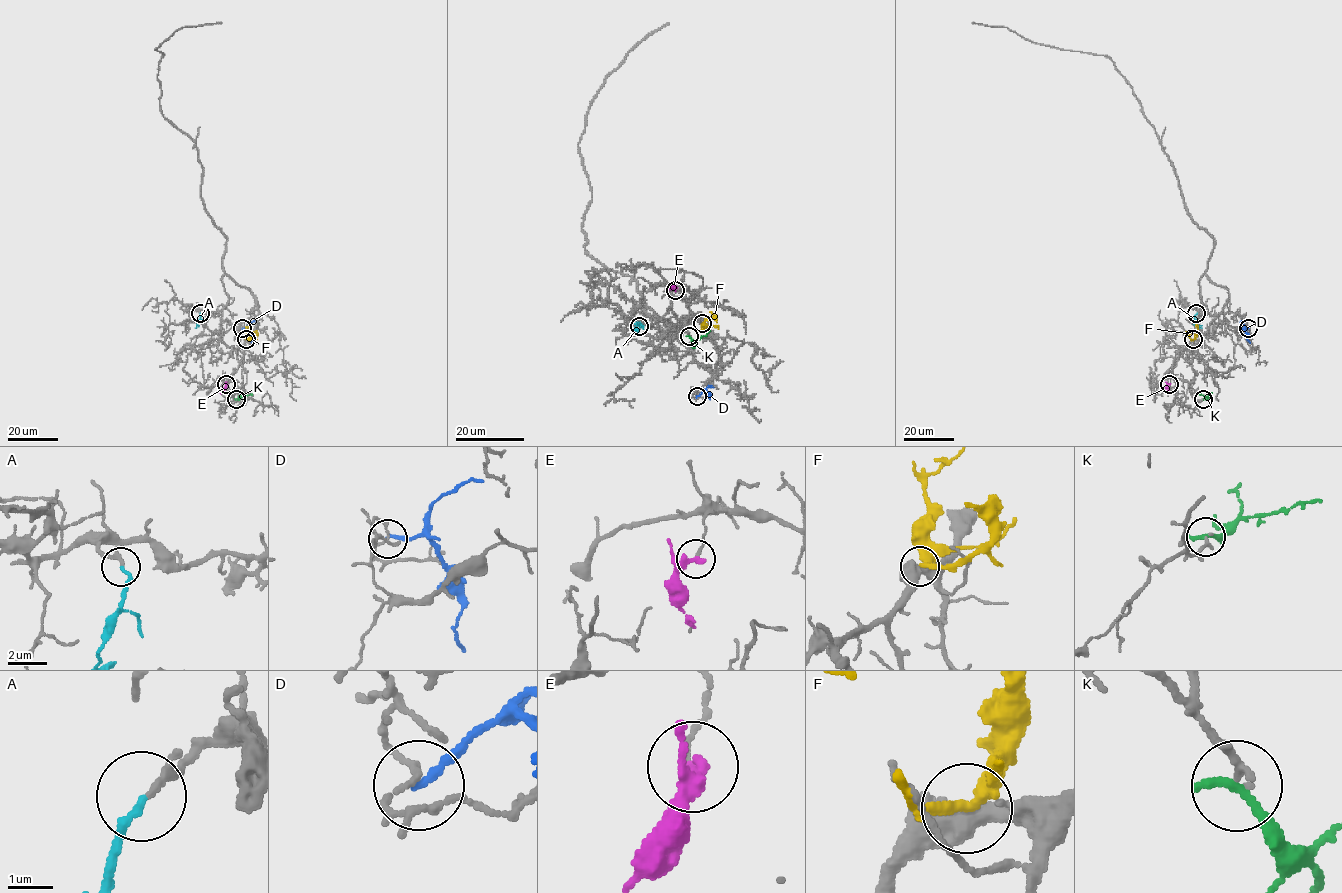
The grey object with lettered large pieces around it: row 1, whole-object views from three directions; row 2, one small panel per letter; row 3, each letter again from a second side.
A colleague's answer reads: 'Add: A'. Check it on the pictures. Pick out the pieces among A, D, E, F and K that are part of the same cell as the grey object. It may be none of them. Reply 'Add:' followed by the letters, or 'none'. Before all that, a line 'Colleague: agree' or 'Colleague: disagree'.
Colleague: agree
Add: A

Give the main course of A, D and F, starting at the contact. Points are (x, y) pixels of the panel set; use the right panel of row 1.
A: (1196, 313), (1194, 324), (1202, 325)
D: (1248, 328), (1244, 329), (1250, 342)
F: (1193, 339), (1196, 324)

